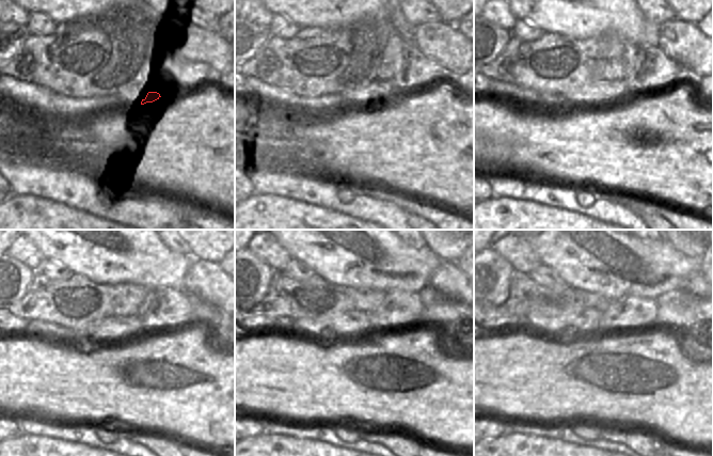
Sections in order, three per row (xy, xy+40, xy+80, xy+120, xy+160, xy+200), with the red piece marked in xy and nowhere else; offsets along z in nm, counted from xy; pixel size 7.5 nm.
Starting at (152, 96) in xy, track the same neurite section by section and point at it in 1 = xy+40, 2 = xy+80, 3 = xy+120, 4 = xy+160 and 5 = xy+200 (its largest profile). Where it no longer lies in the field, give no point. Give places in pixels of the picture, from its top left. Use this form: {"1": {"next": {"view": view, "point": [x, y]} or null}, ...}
{"1": {"next": {"view": "xy+40", "point": [377, 90]}}, "2": {"next": {"view": "xy+80", "point": [600, 92]}}, "3": {"next": {"view": "xy+120", "point": [112, 327]}}, "4": {"next": {"view": "xy+160", "point": [354, 323]}}, "5": {"next": {"view": "xy+200", "point": [543, 318]}}}

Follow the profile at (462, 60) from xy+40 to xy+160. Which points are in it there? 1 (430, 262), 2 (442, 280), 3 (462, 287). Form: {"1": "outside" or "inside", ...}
{"1": "outside", "2": "inside", "3": "inside"}

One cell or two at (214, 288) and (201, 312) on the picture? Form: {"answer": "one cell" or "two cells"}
{"answer": "two cells"}

